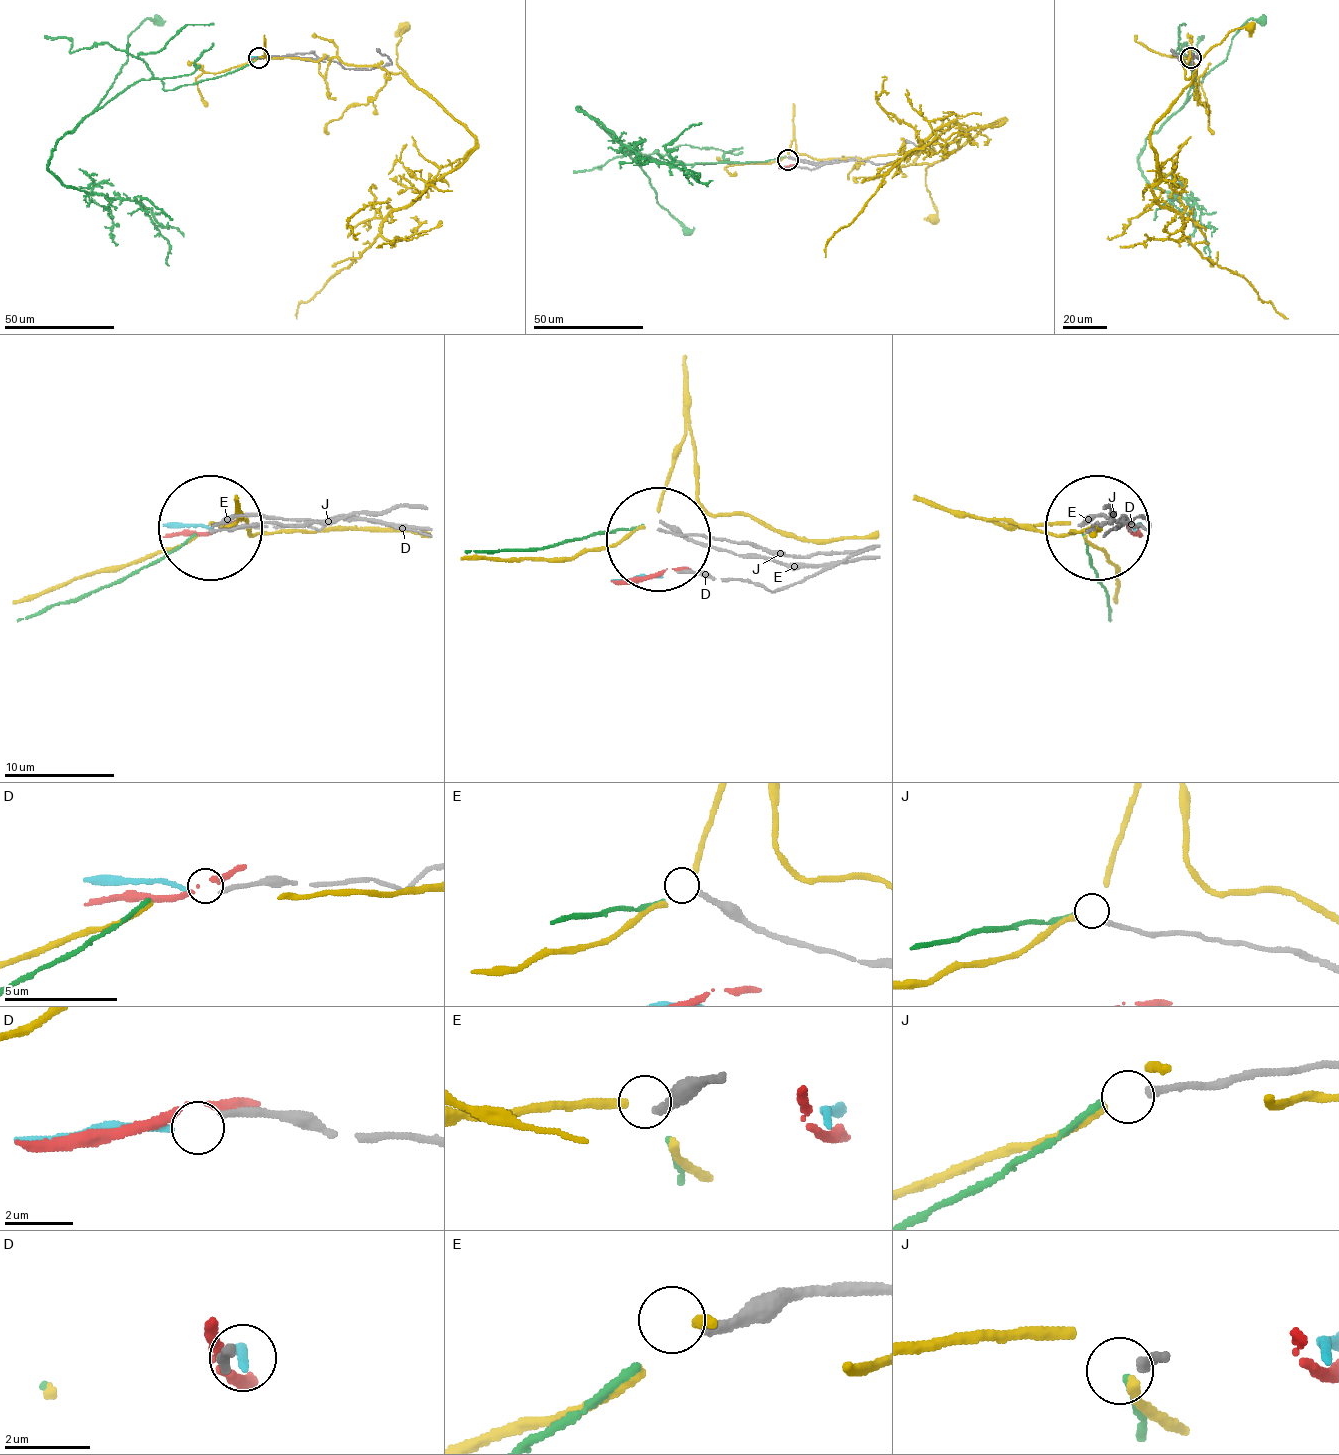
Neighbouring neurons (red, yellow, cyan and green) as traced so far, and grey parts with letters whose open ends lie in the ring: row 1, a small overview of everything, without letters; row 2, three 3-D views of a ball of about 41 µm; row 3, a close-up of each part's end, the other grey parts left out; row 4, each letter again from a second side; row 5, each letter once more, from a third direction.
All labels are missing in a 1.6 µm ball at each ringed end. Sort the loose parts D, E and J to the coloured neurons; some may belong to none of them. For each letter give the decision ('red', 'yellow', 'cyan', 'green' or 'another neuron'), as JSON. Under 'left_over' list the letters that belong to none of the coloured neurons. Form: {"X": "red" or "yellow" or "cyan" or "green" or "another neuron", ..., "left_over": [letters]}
{"D": "cyan", "E": "another neuron", "J": "green", "left_over": ["E"]}

